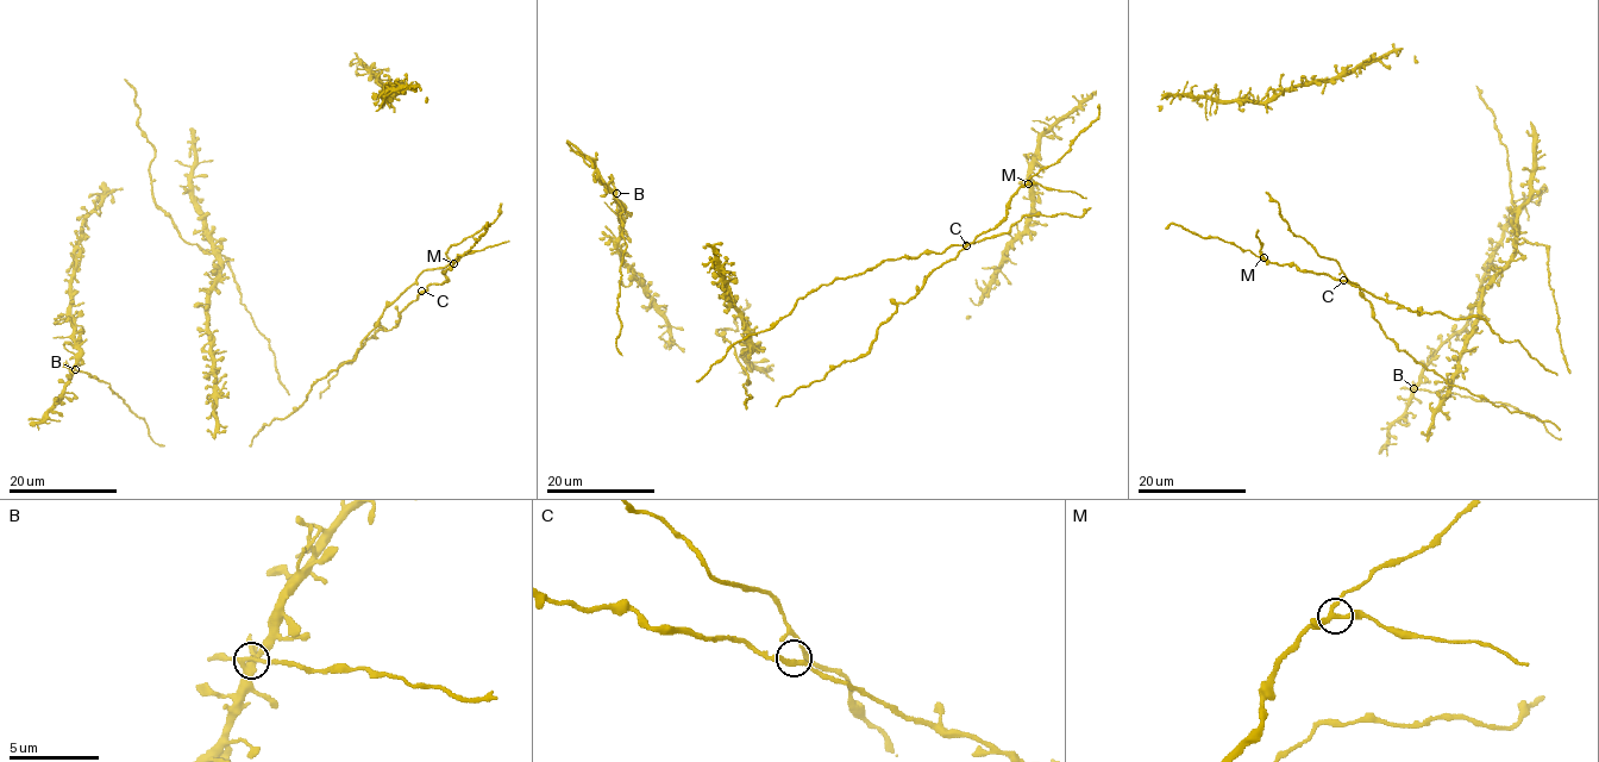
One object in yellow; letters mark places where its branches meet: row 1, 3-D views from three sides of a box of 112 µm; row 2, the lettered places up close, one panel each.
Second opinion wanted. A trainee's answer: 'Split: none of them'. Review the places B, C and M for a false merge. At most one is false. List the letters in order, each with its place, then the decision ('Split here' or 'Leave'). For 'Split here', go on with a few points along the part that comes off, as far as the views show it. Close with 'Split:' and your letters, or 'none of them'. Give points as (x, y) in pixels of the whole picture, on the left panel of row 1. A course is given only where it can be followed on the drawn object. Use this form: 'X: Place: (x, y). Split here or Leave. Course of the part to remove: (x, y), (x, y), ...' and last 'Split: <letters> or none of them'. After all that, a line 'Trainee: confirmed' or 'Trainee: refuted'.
B: Place: (75, 369). Leave
C: Place: (421, 291). Leave
M: Place: (453, 263). Split here. Course of the part to remove: (455, 263), (469, 254), (509, 241)
Split: M
Trainee: refuted

